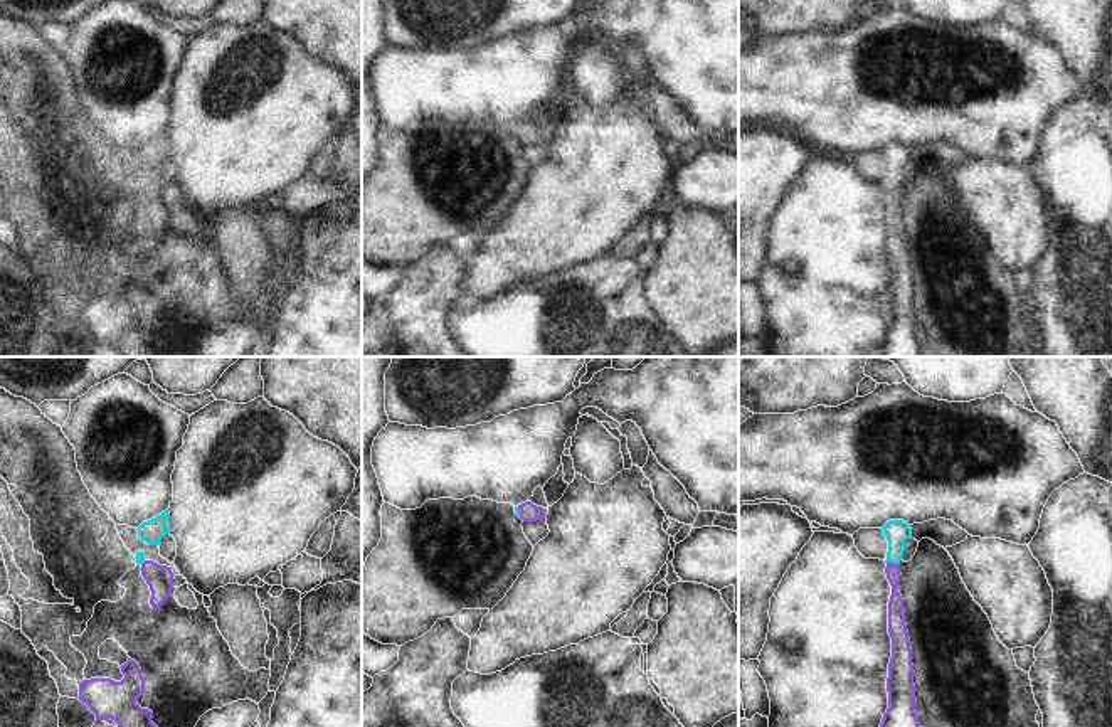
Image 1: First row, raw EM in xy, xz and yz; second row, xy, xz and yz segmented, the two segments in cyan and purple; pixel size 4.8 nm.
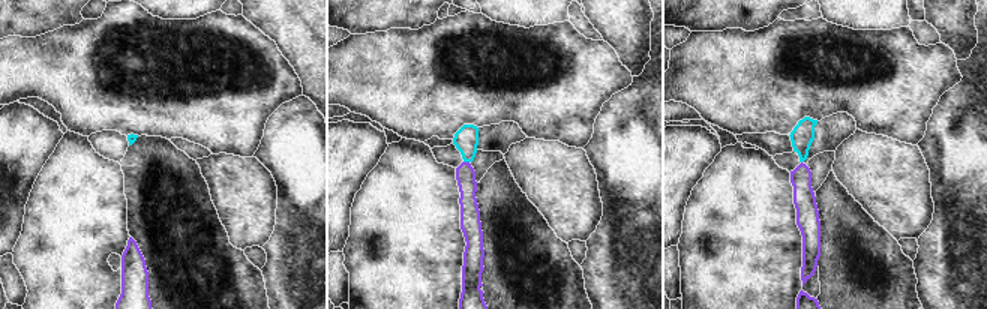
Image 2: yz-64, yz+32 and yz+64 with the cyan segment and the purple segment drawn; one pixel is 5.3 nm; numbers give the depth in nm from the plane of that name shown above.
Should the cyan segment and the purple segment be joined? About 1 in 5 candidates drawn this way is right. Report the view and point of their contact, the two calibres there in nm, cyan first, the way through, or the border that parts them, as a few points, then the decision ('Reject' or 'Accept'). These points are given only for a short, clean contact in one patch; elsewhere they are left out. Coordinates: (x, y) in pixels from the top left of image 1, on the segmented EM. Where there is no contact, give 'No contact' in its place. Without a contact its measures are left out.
Touches cyan at yz (894, 562). Thickness 110 nm (cyan) against 80 nm. Path across: yz (897, 532), (894, 562), (895, 604). Accept.

